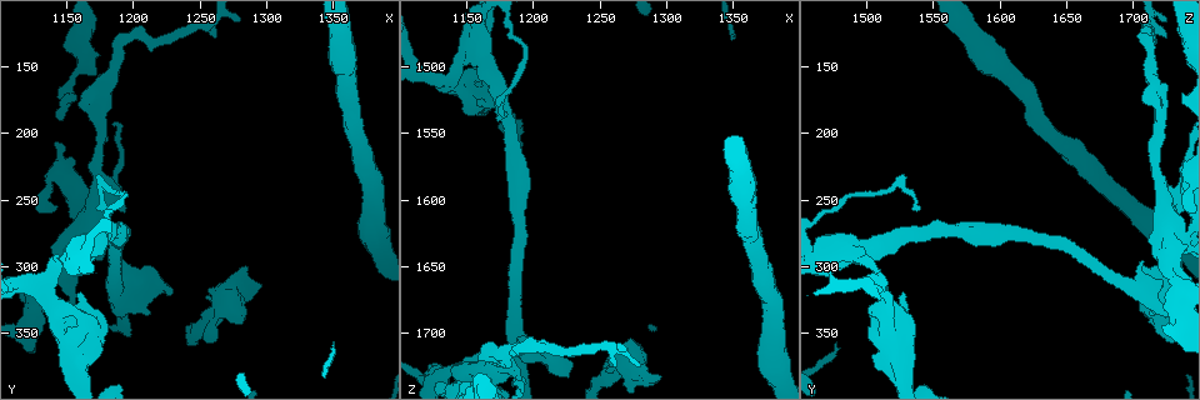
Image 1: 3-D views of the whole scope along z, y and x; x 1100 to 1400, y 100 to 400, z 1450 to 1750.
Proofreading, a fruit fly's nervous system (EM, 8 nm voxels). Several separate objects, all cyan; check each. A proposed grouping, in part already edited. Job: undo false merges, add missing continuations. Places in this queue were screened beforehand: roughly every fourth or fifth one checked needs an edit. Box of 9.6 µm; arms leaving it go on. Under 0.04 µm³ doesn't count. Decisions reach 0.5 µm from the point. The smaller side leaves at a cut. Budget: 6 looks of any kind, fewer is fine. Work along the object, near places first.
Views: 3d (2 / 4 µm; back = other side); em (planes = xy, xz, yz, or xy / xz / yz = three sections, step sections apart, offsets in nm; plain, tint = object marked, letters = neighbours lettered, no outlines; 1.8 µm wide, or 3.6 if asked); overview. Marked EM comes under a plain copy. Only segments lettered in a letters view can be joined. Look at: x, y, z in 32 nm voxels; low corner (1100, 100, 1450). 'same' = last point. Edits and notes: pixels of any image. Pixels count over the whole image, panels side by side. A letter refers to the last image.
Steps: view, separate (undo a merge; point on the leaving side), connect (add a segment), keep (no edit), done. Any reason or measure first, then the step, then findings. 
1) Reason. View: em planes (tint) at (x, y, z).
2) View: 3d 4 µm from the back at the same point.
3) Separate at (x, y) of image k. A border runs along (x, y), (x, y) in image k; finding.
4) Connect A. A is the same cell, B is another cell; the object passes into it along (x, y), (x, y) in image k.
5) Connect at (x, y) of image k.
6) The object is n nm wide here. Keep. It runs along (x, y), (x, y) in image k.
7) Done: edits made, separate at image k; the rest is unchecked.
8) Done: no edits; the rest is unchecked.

Narrows sharply. View: em 3.6 µm planes (tint) at (1134, 320, 1514).

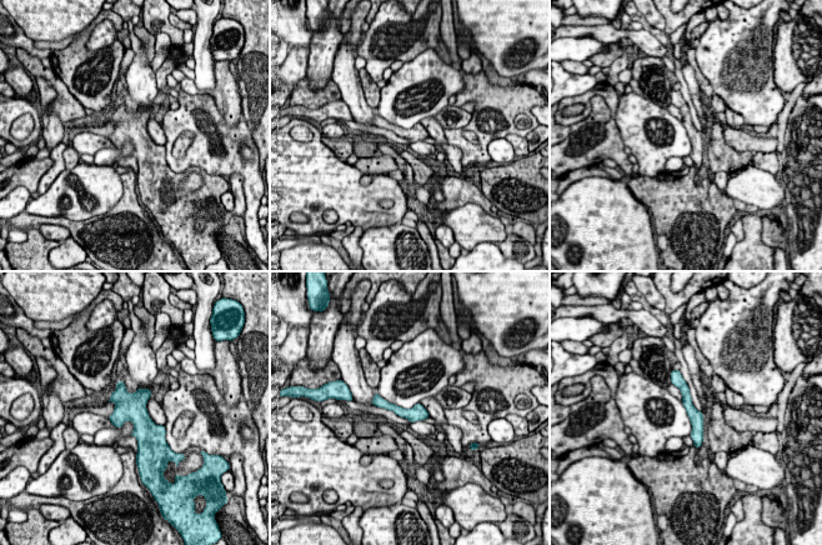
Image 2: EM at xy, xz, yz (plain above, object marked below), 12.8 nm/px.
See the neighbours. View: em 3.6 µm planes (letters) at the same point.

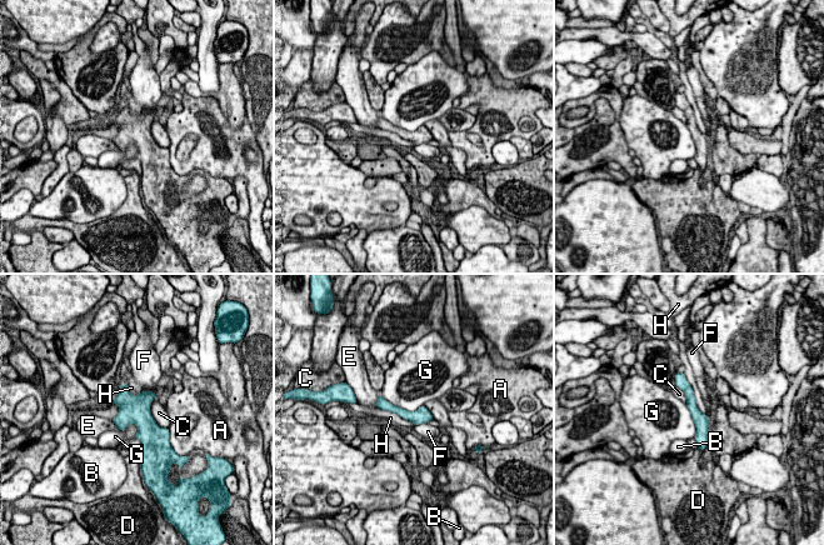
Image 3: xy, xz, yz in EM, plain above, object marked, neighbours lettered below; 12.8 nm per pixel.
Keep. A, B, C, D, E, F, G and H are other cells; one cell here.

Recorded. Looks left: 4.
Free end. View: 3d 2 µm at (1210, 336, 1712).

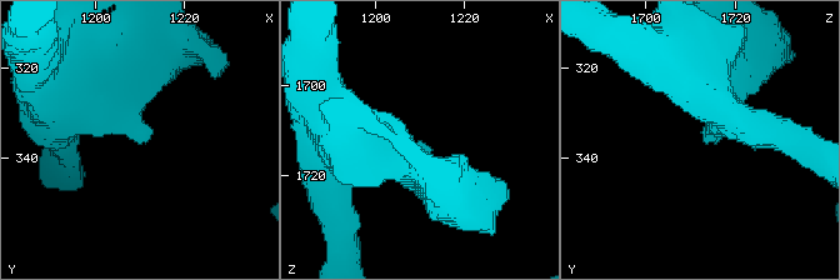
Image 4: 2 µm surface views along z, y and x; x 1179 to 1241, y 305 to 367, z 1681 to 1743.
View: em planes (letters) at (1210, 336, 1713).

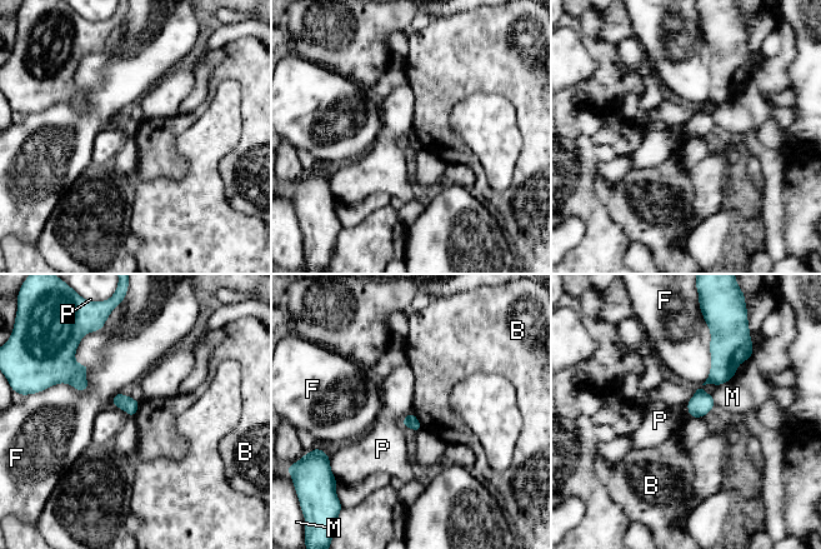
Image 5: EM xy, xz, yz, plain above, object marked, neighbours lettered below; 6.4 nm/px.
Keep. B, F, M and P are other cells; a border runs along (411, 412), (403, 419), (403, 427) in image 5; no lettered segment goes on from it.

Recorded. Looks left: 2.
Branch stops here. View: em xz step 8 (tint) at (1288, 298, 1726).

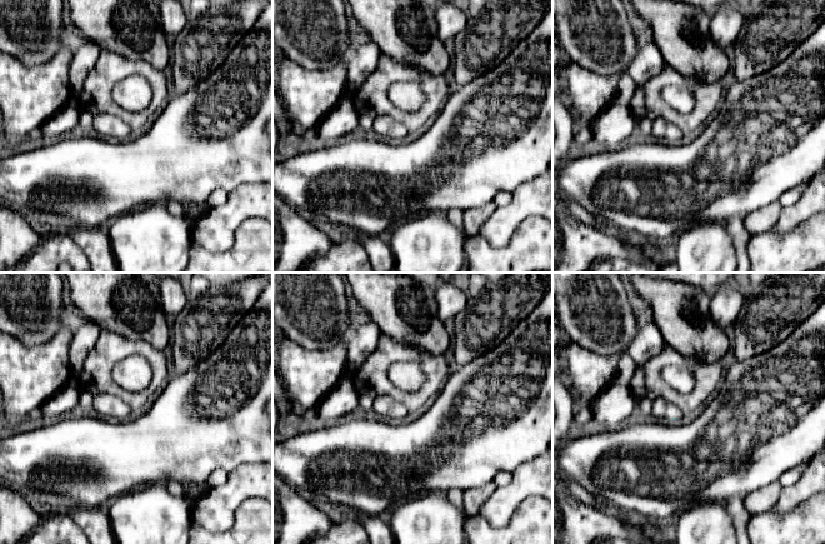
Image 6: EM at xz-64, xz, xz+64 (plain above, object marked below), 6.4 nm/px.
View: em planes (letters) at the same point.

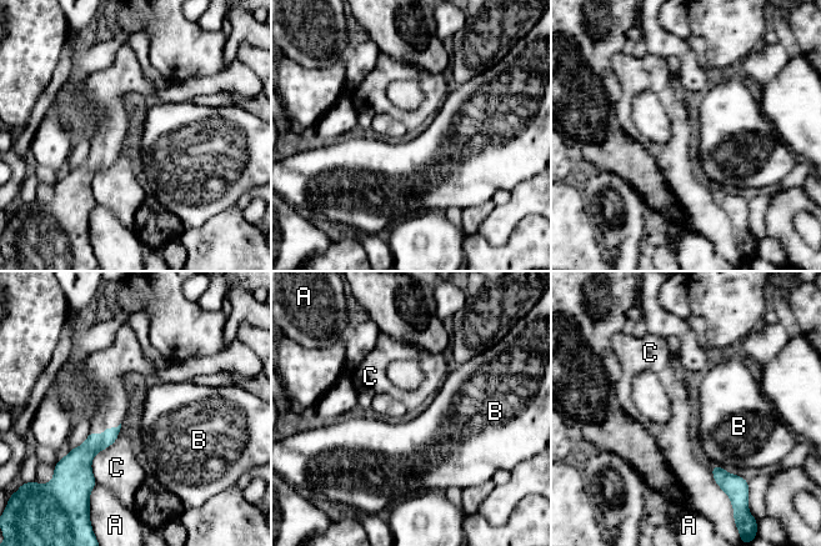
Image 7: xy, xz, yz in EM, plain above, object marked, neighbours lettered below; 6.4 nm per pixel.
Keep. A, B and C are other cells; a border runs along (121, 424), (93, 460), (96, 482) in image 7; none of them fits.

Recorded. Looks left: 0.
Done: no edits; the rest is unchecked.

